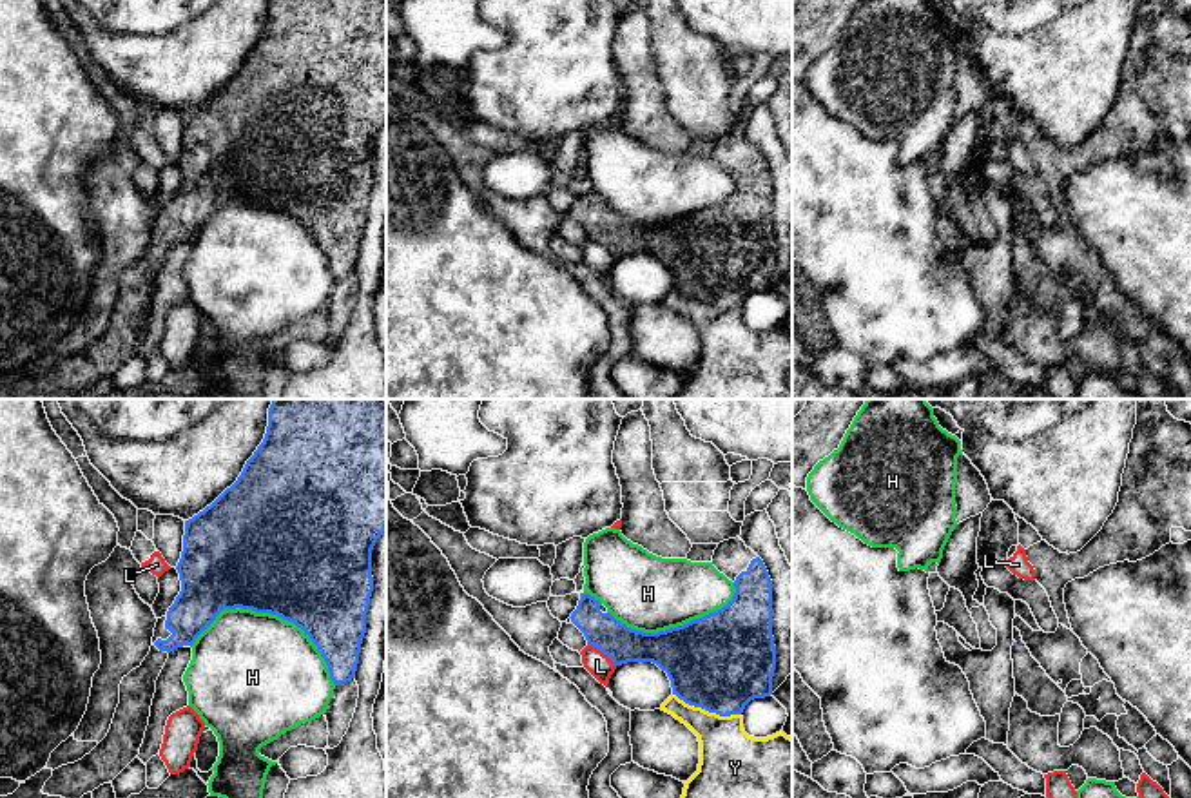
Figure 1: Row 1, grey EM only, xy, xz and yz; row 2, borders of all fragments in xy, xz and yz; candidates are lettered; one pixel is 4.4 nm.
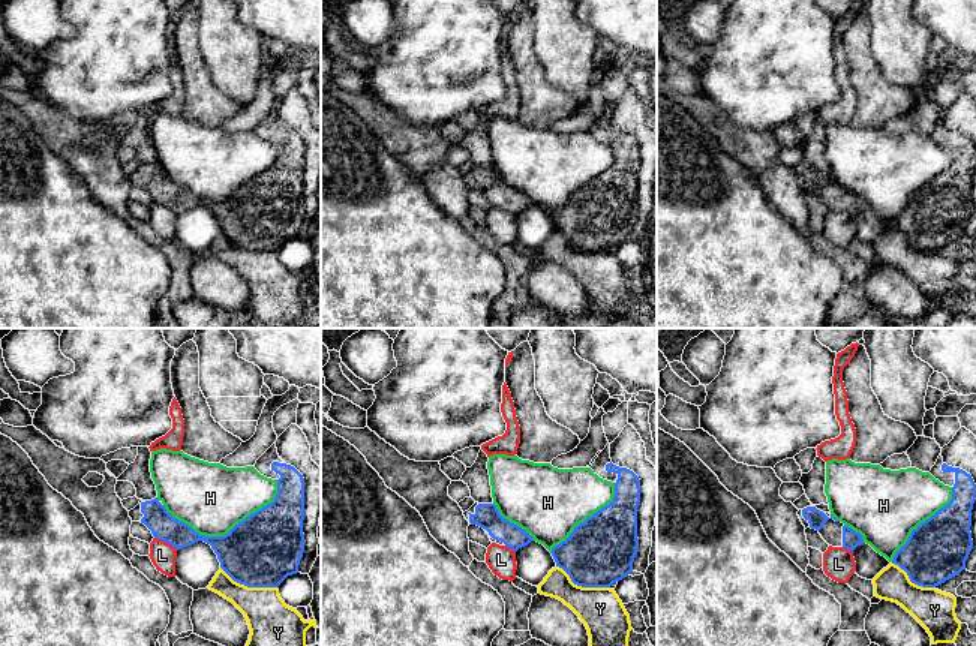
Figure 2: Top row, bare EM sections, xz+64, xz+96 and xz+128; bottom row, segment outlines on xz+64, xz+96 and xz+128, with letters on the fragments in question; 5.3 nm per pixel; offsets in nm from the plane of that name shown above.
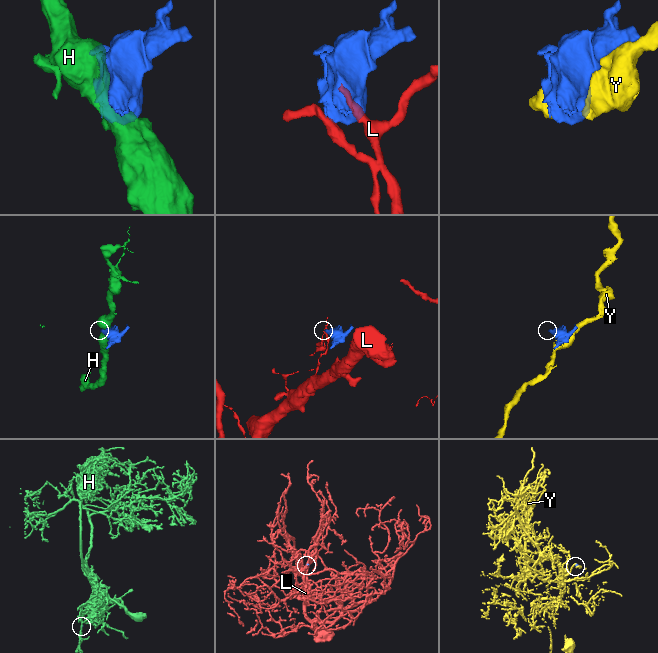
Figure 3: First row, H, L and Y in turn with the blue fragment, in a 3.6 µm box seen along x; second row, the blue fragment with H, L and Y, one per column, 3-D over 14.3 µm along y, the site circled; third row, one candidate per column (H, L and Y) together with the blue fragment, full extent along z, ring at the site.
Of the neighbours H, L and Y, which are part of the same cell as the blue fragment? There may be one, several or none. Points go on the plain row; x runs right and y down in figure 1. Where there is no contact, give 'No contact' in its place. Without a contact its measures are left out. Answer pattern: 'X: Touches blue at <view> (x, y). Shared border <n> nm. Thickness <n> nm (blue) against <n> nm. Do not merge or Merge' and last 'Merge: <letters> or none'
H: Touches blue at xy (272, 207). Shared border 650 nm. Thickness 500 nm (blue) against 480 nm. Do not merge
L: Touches blue at xz (602, 245). Shared border 170 nm. Thickness 160 nm (blue) against 110 nm. Do not merge
Y: Touches blue at xz (707, 303). Shared border 320 nm. Thickness 440 nm (blue) against 280 nm. Do not merge
Merge: none

